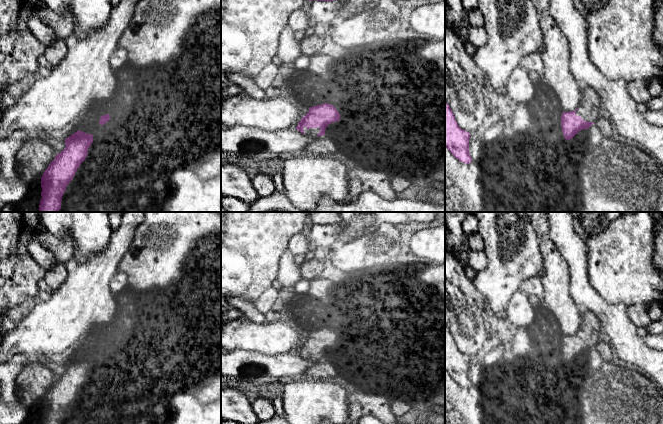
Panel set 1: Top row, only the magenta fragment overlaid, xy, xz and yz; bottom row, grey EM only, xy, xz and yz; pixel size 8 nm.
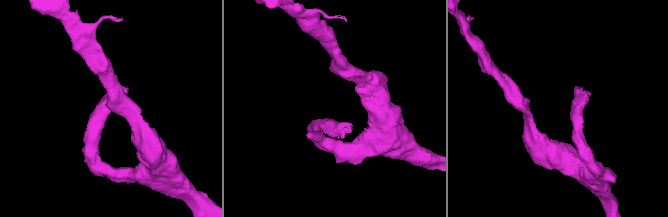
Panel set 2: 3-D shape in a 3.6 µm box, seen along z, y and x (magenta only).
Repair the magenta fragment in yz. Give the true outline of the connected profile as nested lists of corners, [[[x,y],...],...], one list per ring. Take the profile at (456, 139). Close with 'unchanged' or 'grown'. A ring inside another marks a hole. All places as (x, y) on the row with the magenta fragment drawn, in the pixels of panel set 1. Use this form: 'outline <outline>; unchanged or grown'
outline [[[445,101],[445,147],[455,158],[465,164],[472,161],[469,139],[470,133],[459,127],[450,106]]]; unchanged

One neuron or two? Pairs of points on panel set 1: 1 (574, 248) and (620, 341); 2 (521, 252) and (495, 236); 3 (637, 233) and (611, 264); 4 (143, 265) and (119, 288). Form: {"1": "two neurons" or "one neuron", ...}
{"1": "one neuron", "2": "one neuron", "3": "one neuron", "4": "two neurons"}

